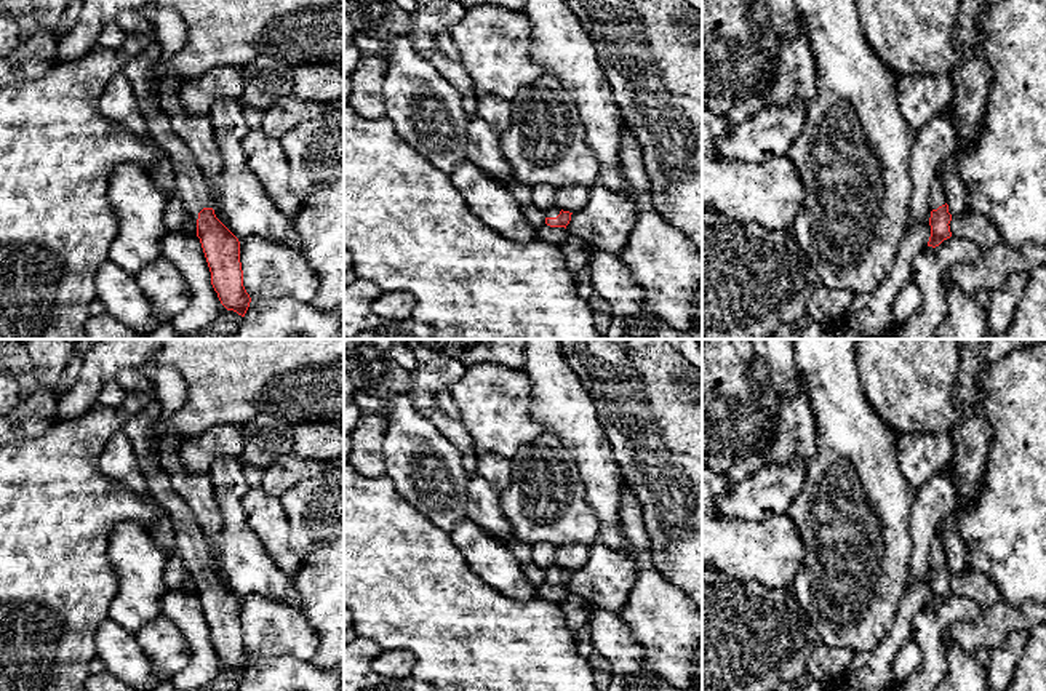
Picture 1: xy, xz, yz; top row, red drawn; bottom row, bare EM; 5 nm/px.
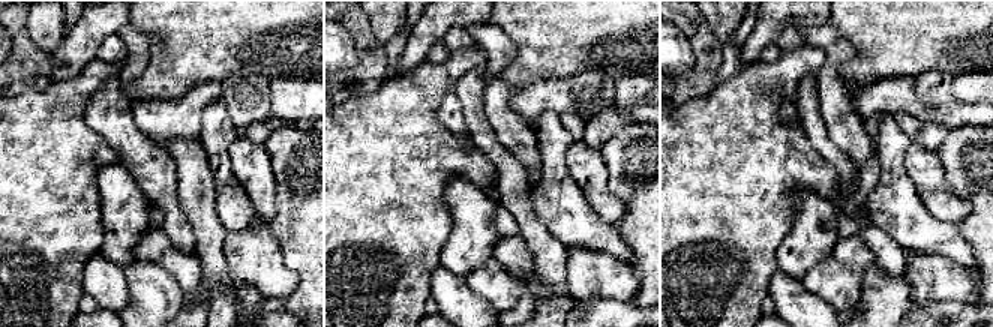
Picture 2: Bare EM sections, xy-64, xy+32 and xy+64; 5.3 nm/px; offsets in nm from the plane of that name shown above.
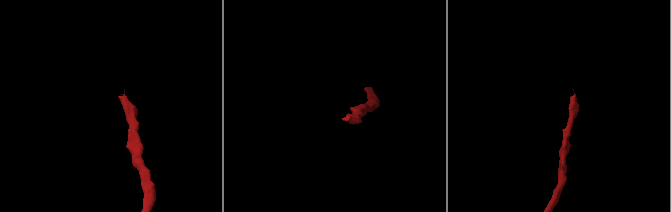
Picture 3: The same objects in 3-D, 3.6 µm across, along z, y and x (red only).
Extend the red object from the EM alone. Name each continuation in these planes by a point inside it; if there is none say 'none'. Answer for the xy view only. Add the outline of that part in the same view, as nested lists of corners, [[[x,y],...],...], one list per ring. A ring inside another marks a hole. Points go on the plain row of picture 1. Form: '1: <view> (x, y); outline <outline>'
1: xy (191, 547); outline [[[123,368],[115,376],[115,381],[126,393],[142,393],[150,398],[139,413],[126,421],[123,432],[131,440],[152,497],[173,517],[178,536],[176,553],[182,560],[186,569],[197,579],[198,571],[203,566],[213,566],[213,561],[210,547],[203,539],[194,513],[176,494],[168,475],[157,461],[155,421],[162,417],[162,408],[154,384],[141,373],[141,368]]]

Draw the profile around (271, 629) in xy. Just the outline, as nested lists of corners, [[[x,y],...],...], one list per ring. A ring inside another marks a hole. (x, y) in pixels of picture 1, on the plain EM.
[[[240,597],[243,645],[250,656],[291,656],[310,661],[320,646],[320,635],[304,613],[269,597]]]

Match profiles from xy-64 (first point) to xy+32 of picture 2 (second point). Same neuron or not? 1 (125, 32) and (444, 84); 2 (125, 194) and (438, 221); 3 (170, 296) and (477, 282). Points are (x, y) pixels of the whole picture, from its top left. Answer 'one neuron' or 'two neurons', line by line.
1: two neurons
2: two neurons
3: one neuron

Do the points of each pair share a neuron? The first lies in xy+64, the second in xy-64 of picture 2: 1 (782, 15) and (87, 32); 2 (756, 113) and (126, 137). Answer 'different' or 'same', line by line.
1: same
2: different

